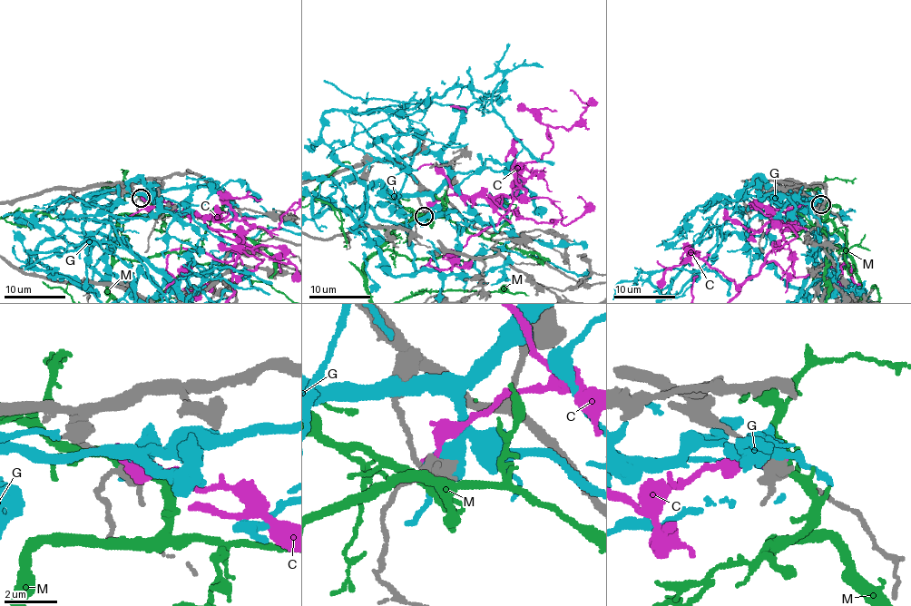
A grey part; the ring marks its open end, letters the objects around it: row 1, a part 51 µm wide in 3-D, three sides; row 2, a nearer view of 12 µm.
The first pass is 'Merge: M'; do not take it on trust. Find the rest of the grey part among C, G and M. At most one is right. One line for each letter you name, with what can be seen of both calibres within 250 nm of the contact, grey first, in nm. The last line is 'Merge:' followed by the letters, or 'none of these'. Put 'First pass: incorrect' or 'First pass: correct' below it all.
M: 440 nm thick on the grey side, 320 nm on the other
Merge: M
First pass: correct

